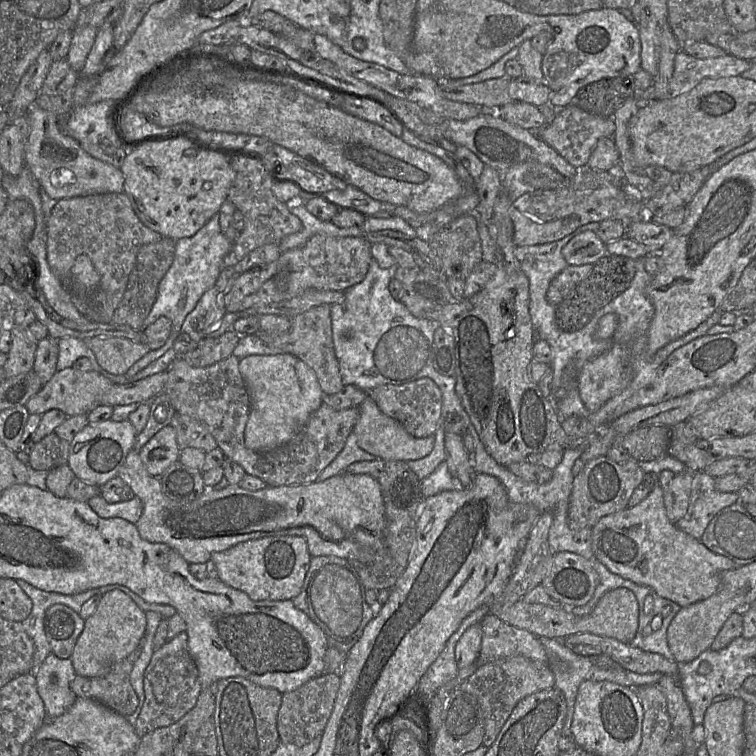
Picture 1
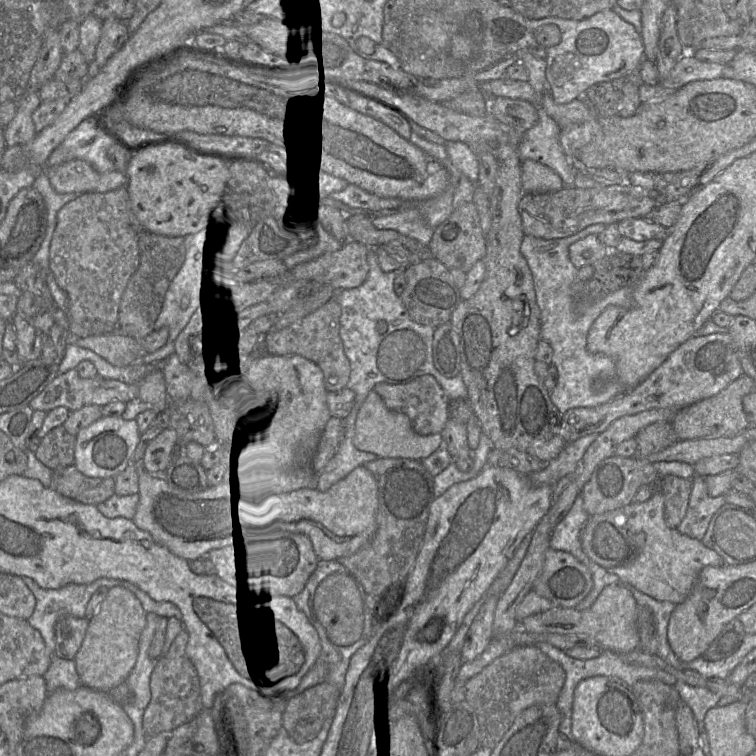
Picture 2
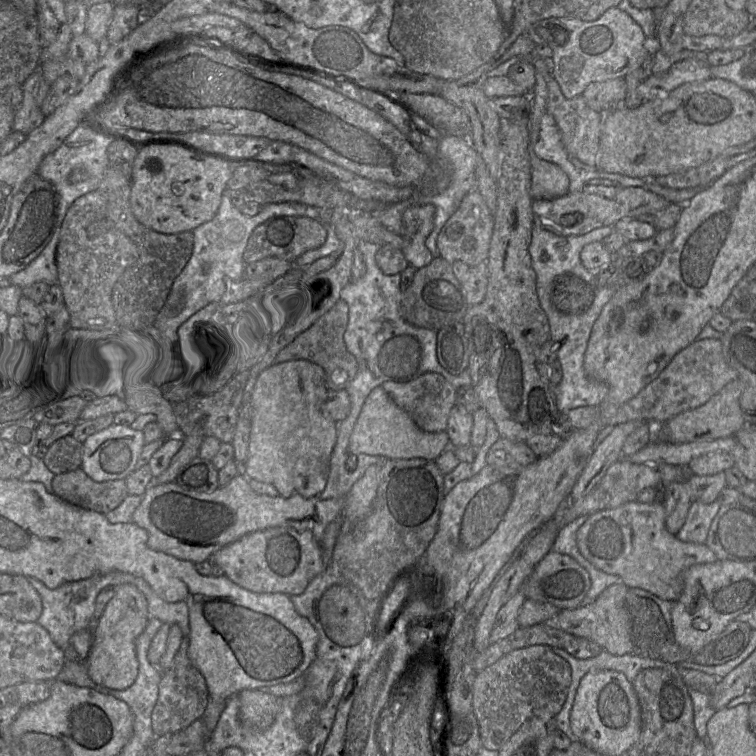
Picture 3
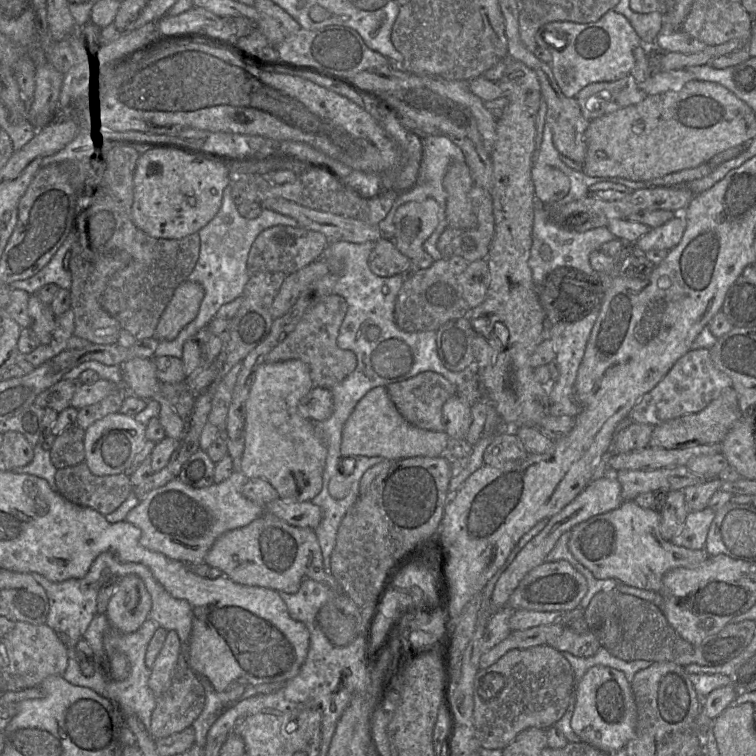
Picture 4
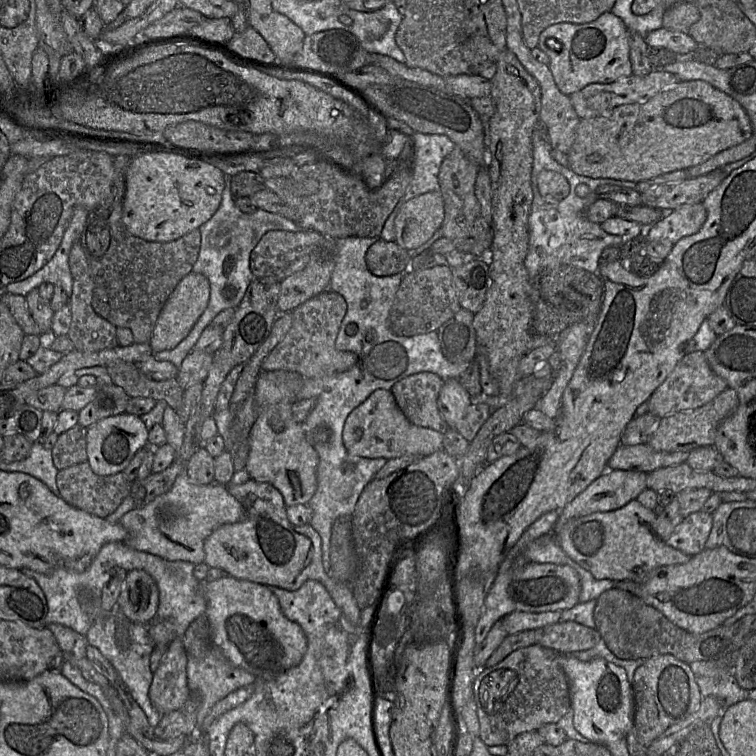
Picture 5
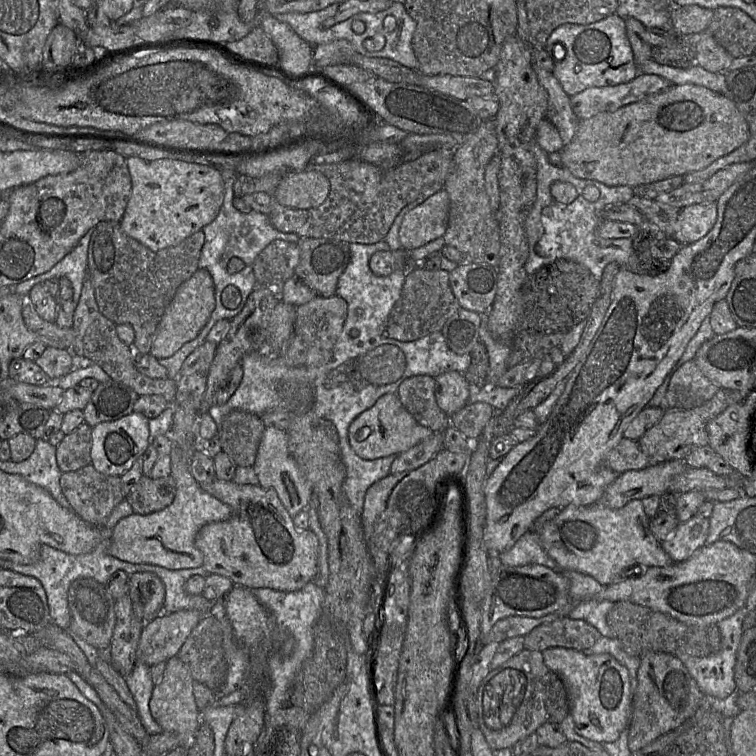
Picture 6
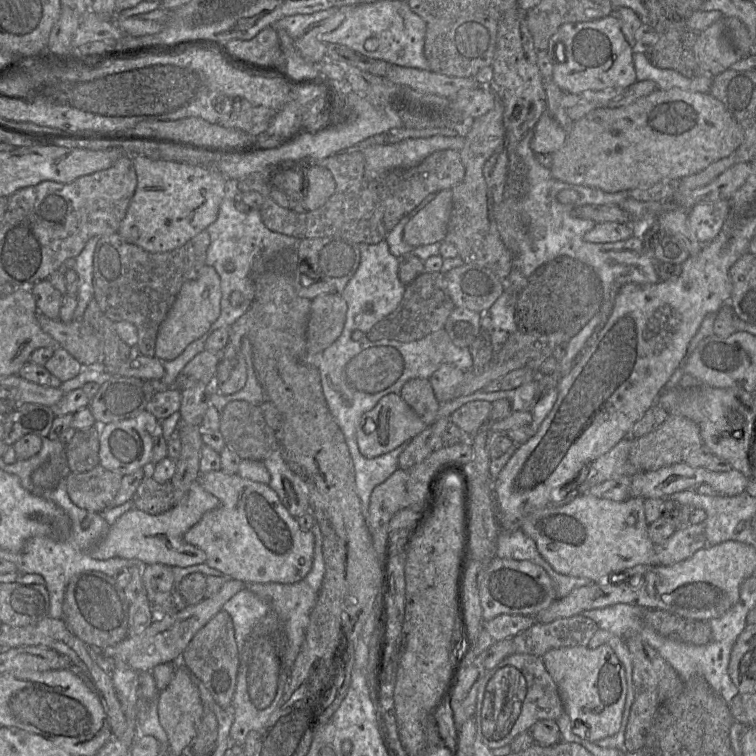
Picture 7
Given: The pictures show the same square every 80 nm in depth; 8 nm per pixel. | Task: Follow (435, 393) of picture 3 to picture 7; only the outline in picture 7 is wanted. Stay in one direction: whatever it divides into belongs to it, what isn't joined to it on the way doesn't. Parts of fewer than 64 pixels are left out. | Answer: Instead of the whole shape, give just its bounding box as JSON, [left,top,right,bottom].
[400,379,440,426]

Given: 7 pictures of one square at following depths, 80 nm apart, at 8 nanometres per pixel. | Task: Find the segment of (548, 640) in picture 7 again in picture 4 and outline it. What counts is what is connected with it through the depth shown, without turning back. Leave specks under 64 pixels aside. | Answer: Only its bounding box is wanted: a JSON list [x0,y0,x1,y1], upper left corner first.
[549,626,601,657]

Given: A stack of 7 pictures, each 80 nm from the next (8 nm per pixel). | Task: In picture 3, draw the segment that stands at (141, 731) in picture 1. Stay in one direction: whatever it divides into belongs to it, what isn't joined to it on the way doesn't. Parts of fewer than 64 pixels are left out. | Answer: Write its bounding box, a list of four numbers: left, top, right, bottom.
[151,637,209,735]

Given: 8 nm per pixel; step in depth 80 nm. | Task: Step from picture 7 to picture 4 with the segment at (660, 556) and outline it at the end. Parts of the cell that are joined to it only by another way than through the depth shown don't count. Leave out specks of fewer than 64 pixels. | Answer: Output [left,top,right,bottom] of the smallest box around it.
[670,507,716,550]

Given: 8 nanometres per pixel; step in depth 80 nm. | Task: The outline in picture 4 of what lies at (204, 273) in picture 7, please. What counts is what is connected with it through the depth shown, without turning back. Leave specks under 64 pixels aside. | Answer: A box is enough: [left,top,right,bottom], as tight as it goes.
[154,281,204,341]

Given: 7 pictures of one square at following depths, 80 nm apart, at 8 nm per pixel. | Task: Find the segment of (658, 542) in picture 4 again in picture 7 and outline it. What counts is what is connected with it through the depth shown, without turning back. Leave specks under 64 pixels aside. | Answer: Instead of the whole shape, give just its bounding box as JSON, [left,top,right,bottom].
[520,494,657,583]

